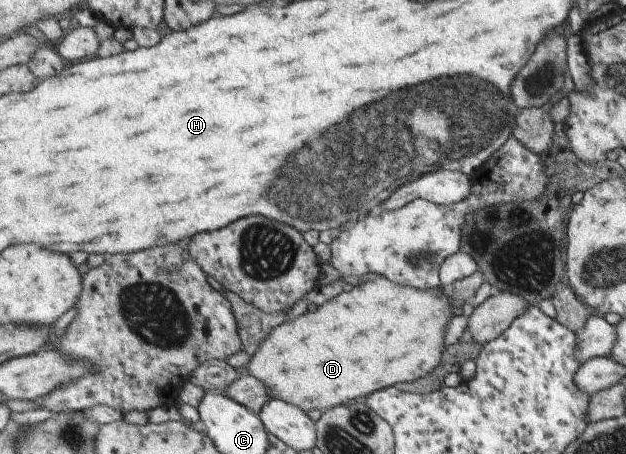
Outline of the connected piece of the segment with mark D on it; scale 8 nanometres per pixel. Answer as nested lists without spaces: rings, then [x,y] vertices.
[[[379,275],[378,278],[367,280],[347,293],[340,293],[326,304],[317,307],[315,311],[308,310],[300,318],[295,321],[288,321],[277,326],[257,349],[257,352],[250,356],[250,362],[246,367],[250,374],[265,382],[270,388],[273,398],[279,398],[286,402],[302,407],[306,412],[310,410],[320,410],[325,412],[340,405],[346,405],[350,402],[364,400],[372,393],[379,390],[392,387],[393,384],[402,384],[402,382],[411,382],[422,376],[428,376],[430,372],[434,372],[440,366],[442,354],[444,354],[444,340],[446,340],[446,332],[448,332],[448,324],[454,316],[454,306],[452,306],[452,295],[449,288],[444,286],[432,290],[422,290],[418,287],[403,285],[402,283],[392,282],[389,278]]]

